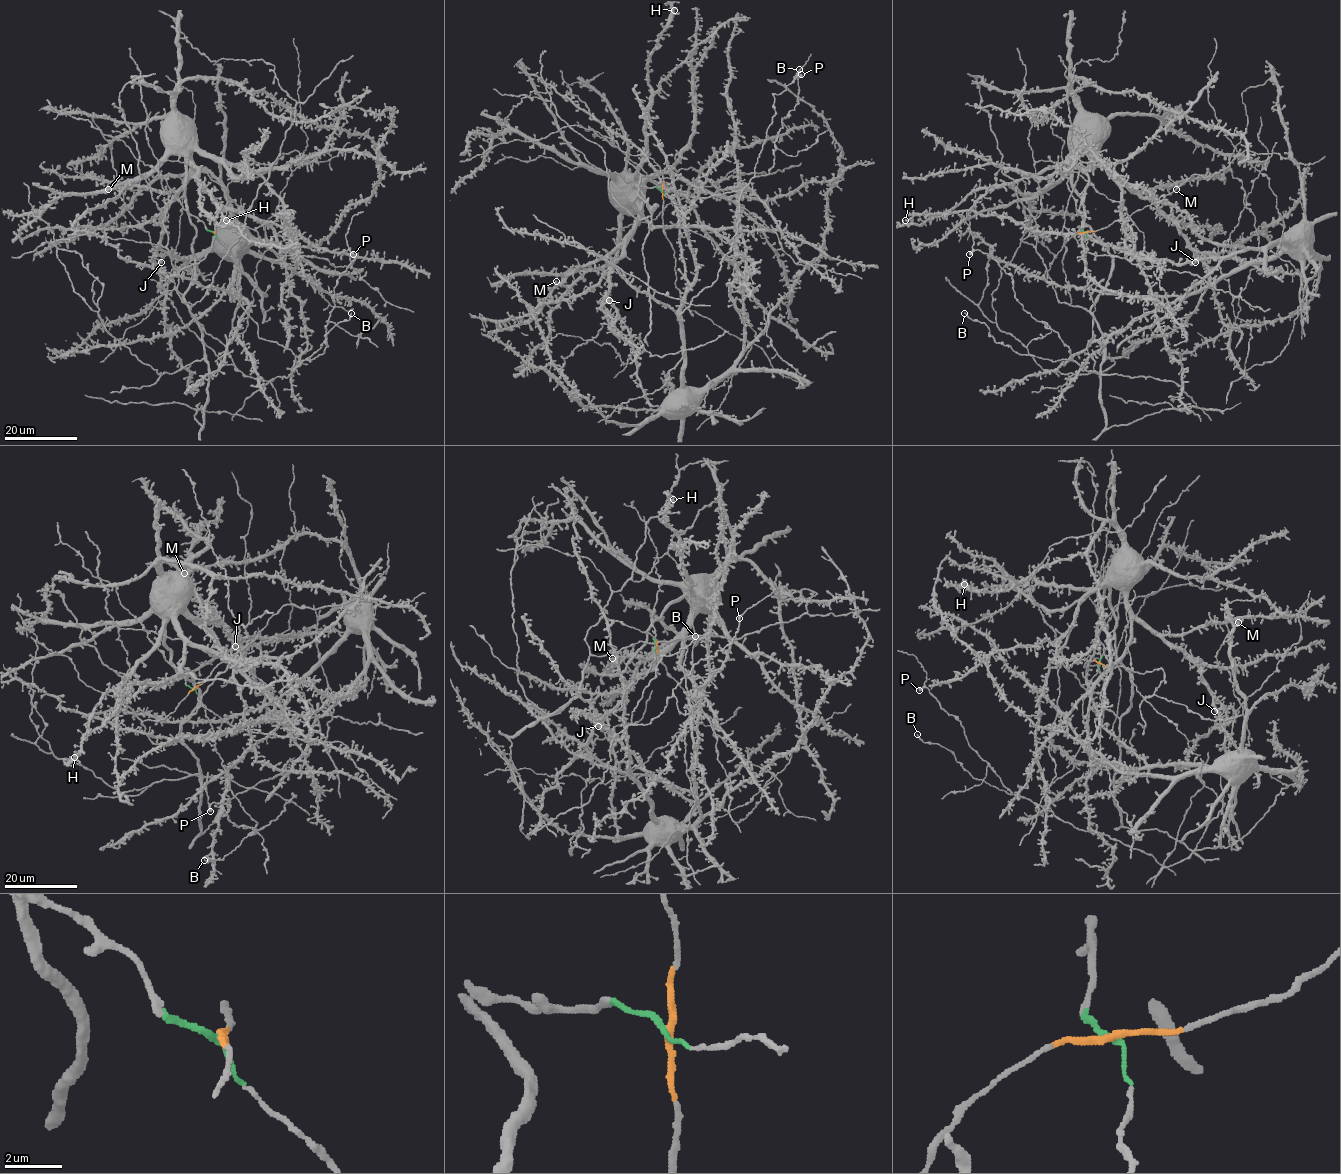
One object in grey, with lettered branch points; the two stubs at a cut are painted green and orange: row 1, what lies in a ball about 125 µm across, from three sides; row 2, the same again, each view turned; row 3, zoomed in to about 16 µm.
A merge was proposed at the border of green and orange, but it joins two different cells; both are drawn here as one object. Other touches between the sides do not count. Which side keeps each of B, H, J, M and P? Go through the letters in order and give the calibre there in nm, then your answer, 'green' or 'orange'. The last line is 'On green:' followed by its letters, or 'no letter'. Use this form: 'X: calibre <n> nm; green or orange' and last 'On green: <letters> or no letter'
B: calibre 170 nm; green
H: calibre 400 nm; orange
J: calibre 460 nm; orange
M: calibre 320 nm; orange
P: calibre 440 nm; green
On green: B, P

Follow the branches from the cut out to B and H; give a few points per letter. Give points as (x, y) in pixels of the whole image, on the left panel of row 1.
B: (213, 231), (239, 270), (242, 307), (257, 335), (290, 349), (293, 371), (322, 354), (326, 335), (350, 313)
H: (214, 231), (207, 255), (178, 273), (177, 292), (190, 310), (188, 161), (201, 184), (200, 205), (226, 220)

